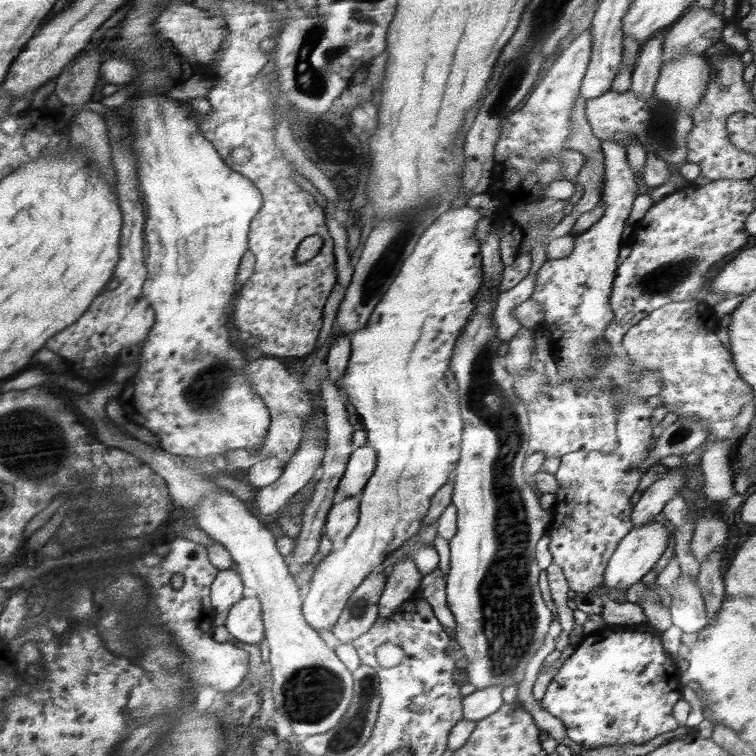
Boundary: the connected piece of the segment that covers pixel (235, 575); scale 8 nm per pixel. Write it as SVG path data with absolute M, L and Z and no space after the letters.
M234 568L219 570L210 588L210 600L216 612L230 610L243 597L243 587L242 577Z

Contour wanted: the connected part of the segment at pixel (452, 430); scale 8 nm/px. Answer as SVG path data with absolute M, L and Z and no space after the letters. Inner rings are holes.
M468 205L456 209L442 208L374 307L366 327L351 334L349 363L337 384L346 402L356 408L366 431L367 444L376 450L377 464L360 493L356 528L348 535L343 547L331 550L316 566L308 594L303 596L304 618L318 632L320 629L332 630L356 587L392 552L415 536L430 508L431 499L457 468L465 425L460 414L458 388L450 389L448 386L449 364L456 341L476 308L475 299L483 282L480 241L474 237L481 218L480 210Z

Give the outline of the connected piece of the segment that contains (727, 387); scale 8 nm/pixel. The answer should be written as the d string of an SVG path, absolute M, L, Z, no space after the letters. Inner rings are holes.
M686 300L684 302L671 302L653 310L646 318L639 320L624 334L621 345L632 359L632 368L628 370L627 379L635 380L644 375L646 369L660 374L663 388L659 394L662 396L662 405L668 412L675 412L680 417L692 417L701 422L715 424L722 419L736 417L746 402L754 400L751 386L738 374L733 362L733 356L728 348L718 340L716 333L719 327L718 315L715 307L705 300Z

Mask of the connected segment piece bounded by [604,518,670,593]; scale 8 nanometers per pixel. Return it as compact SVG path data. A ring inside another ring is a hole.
M655 518L636 529L632 529L622 537L616 550L610 556L604 574L604 587L614 593L622 593L622 591L626 593L632 584L642 580L642 577L657 565L660 556L668 548L668 540L670 540L670 530L662 521Z

